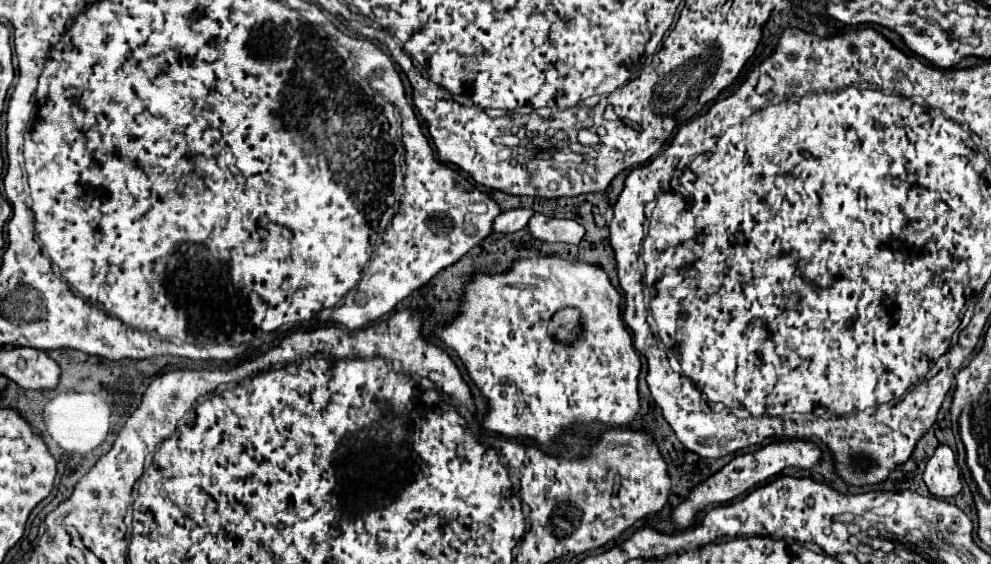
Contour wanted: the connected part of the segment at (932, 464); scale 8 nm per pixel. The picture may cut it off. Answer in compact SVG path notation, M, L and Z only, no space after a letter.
M939 445L927 461L923 481L935 497L955 497L961 493L961 471L955 453L947 445Z

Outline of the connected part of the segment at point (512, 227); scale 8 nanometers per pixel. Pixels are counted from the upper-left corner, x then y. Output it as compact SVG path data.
M511 209L503 211L495 221L493 221L493 231L495 233L515 233L527 227L529 219L533 217L531 209Z

